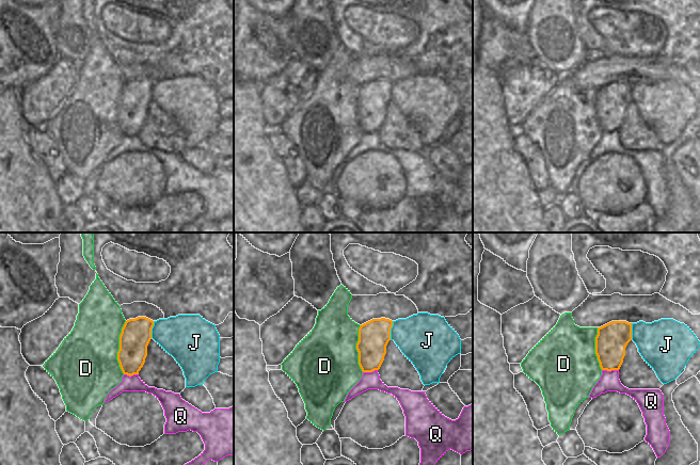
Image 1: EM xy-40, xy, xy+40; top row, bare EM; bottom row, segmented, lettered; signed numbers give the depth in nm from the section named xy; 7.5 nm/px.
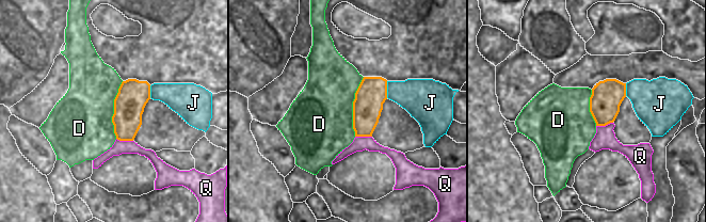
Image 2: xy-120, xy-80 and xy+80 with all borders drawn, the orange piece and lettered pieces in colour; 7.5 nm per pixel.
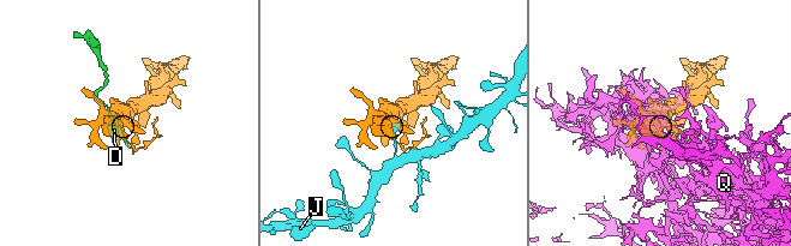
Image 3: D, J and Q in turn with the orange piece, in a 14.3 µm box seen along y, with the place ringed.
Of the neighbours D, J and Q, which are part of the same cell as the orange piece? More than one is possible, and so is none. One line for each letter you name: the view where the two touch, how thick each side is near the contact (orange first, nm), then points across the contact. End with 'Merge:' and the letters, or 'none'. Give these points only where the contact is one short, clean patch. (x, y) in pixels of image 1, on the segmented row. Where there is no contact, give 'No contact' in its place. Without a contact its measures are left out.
Merge: none.

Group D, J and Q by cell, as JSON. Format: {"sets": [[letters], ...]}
{"sets": [["D"], ["J"], ["Q"]]}

